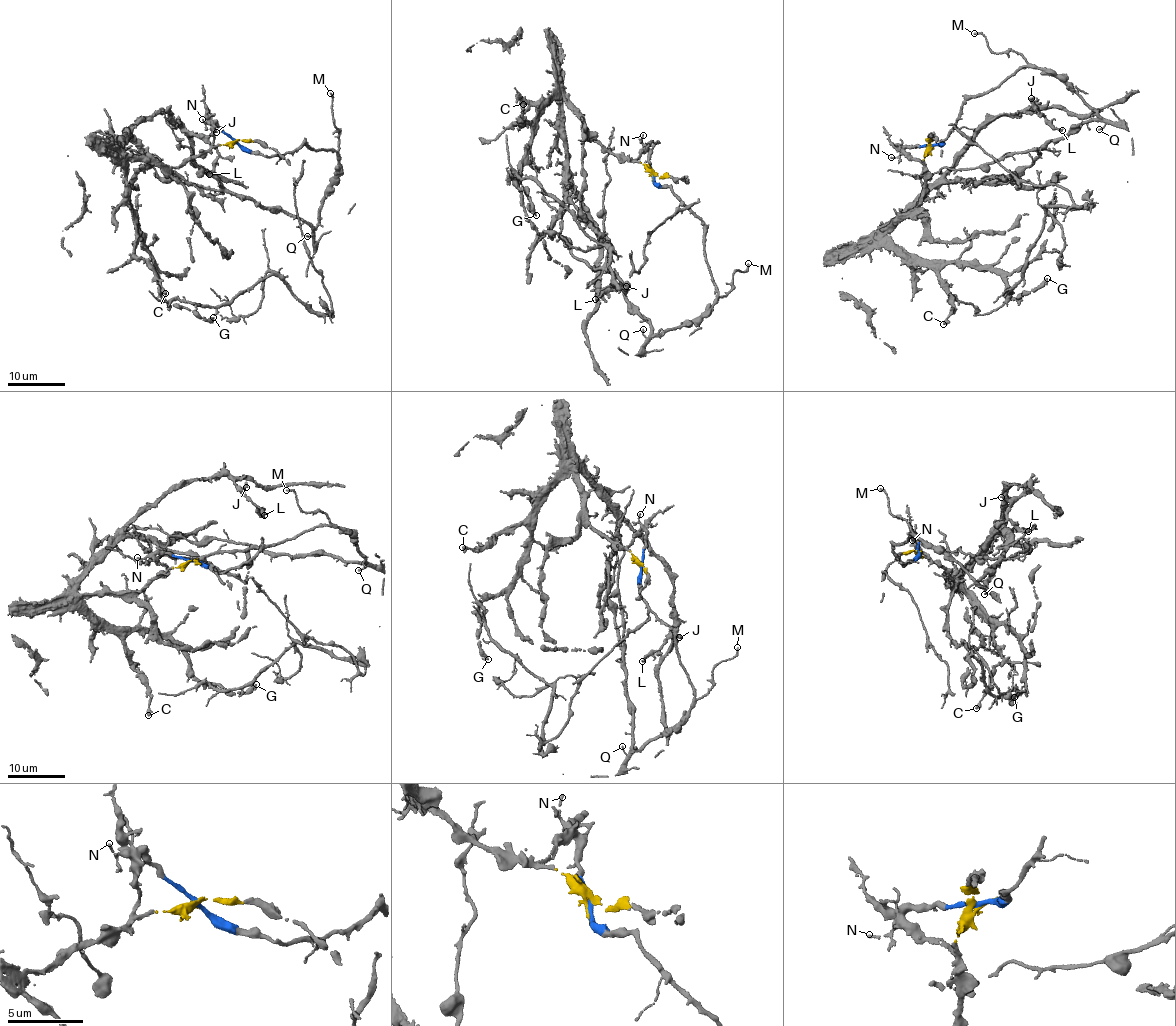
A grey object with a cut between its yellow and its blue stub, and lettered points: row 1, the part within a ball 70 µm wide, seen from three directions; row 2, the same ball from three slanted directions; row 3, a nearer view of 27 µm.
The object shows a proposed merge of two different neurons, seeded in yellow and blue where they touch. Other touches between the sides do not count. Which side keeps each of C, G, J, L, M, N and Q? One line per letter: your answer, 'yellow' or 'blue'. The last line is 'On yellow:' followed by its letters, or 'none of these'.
C: yellow
G: yellow
J: yellow
L: yellow
M: blue
N: yellow
Q: blue
On yellow: C, G, J, L, N

